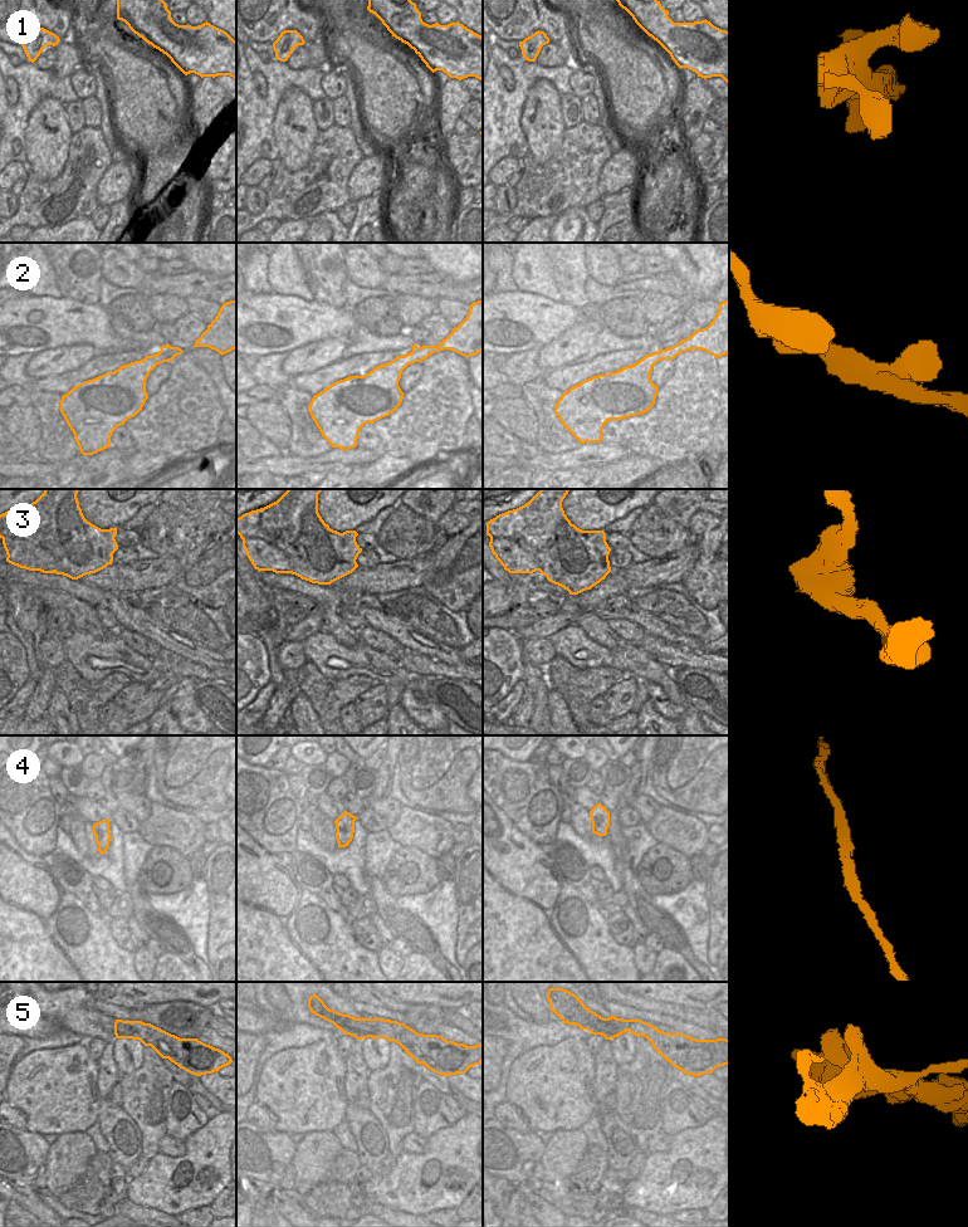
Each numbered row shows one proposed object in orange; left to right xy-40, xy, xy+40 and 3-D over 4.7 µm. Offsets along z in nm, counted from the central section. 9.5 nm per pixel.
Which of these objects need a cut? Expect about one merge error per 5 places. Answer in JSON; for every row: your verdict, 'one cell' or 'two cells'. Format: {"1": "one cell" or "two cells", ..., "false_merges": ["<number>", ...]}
{"1": "one cell", "2": "one cell", "3": "two cells", "4": "one cell", "5": "one cell", "false_merges": ["3"]}

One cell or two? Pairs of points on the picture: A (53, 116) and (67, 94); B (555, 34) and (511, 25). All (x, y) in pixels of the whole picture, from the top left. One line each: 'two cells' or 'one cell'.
A: two cells
B: one cell

